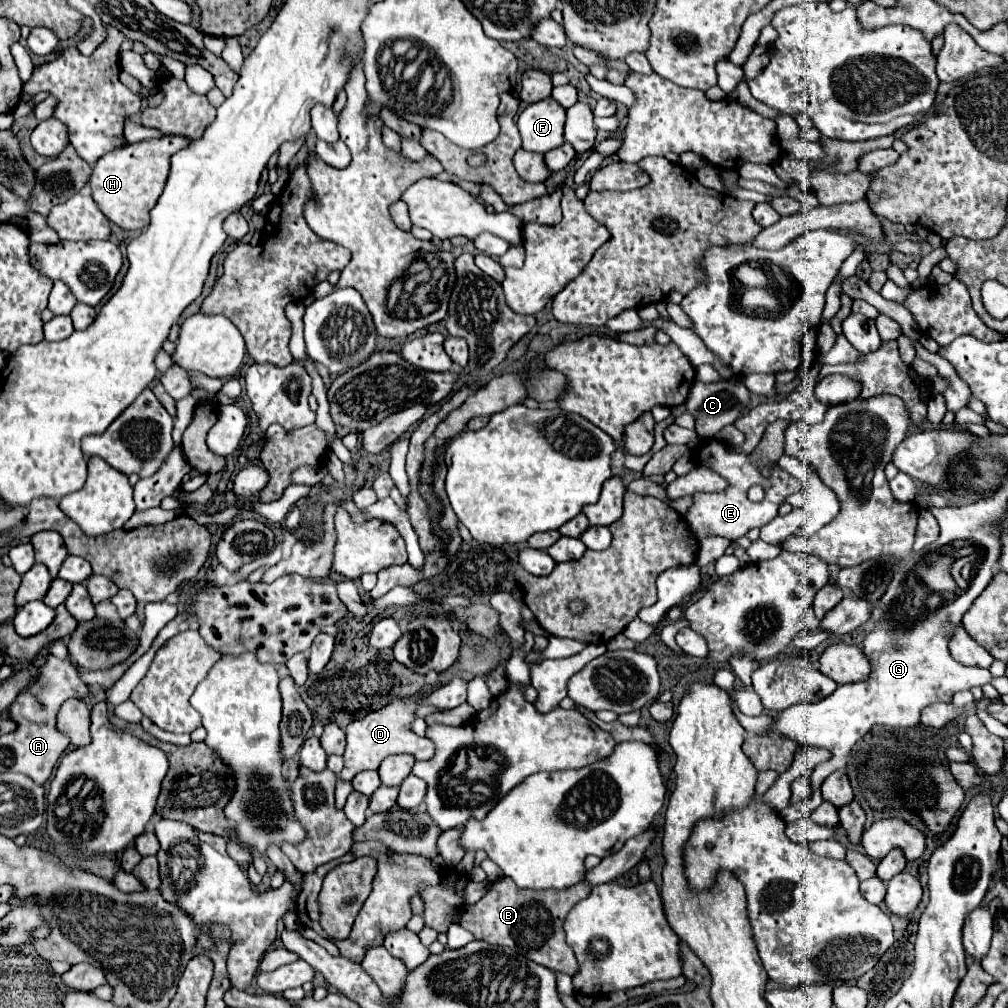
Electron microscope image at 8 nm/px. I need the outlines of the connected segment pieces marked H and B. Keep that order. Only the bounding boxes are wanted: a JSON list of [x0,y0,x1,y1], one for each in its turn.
[[88,135,190,229],[460,877,592,975]]

